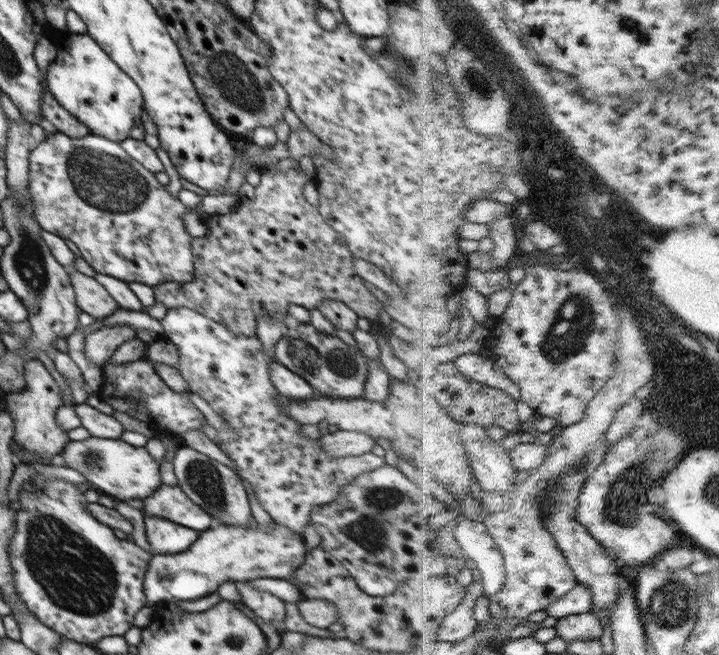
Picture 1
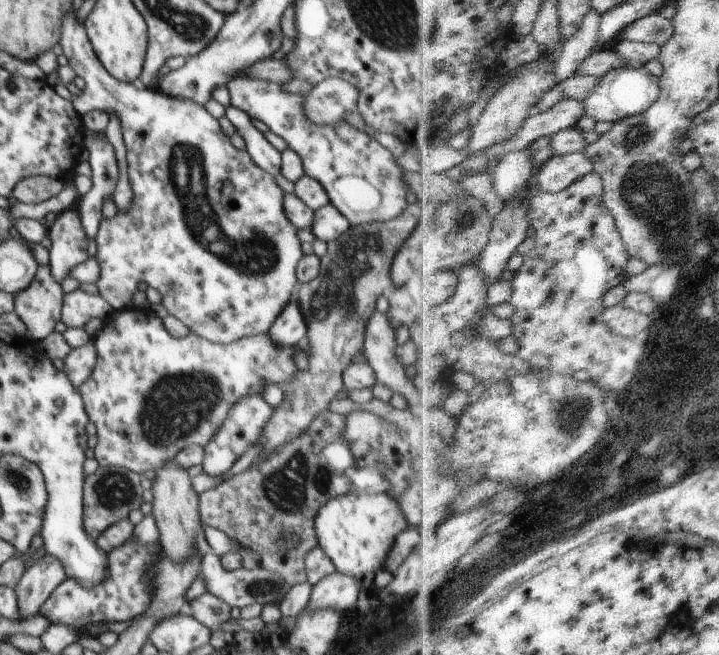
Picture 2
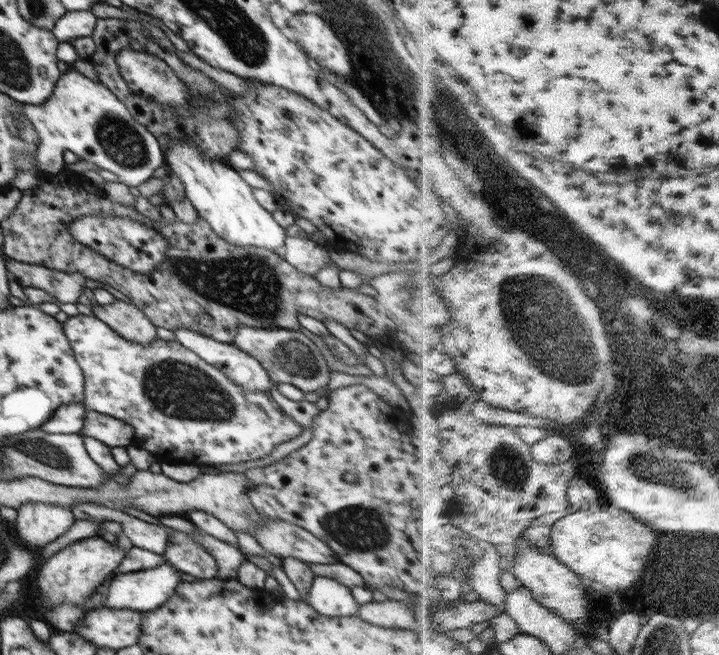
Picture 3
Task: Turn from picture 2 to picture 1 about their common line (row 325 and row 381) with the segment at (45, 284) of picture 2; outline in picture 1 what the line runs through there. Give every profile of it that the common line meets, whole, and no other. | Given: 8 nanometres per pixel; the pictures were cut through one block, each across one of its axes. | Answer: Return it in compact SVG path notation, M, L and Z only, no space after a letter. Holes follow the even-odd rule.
M30 359L23 366L25 384L23 389L11 394L3 394L3 403L6 404L10 417L14 421L13 440L24 447L38 462L44 462L50 457L62 453L69 438L67 432L56 421L57 410L64 405L62 390L42 361Z

